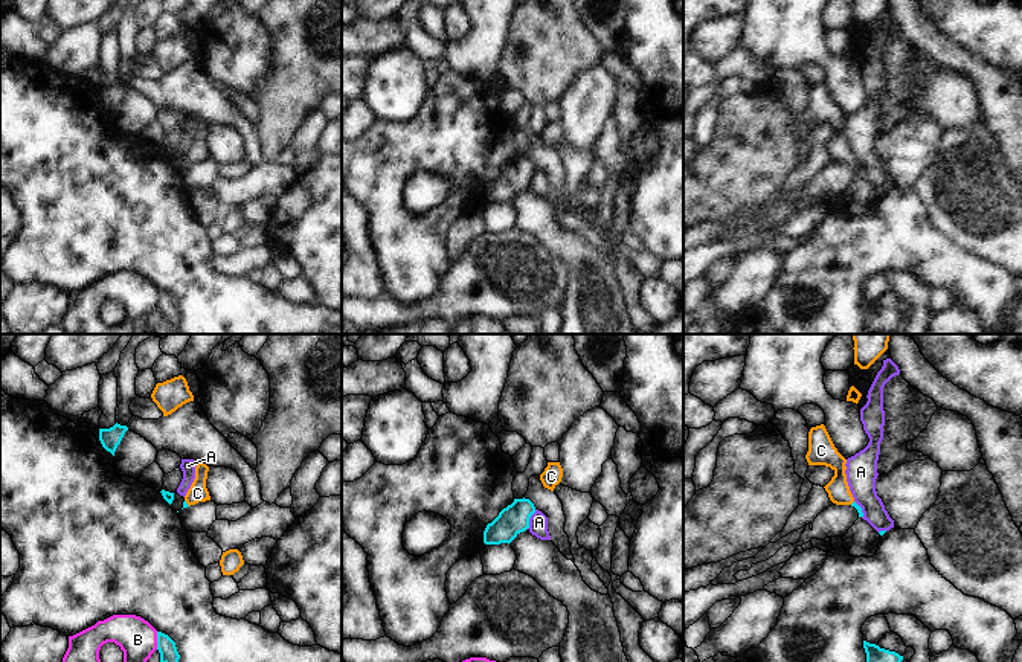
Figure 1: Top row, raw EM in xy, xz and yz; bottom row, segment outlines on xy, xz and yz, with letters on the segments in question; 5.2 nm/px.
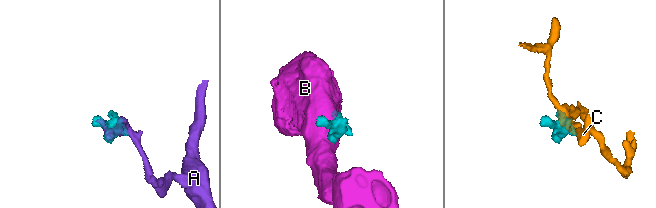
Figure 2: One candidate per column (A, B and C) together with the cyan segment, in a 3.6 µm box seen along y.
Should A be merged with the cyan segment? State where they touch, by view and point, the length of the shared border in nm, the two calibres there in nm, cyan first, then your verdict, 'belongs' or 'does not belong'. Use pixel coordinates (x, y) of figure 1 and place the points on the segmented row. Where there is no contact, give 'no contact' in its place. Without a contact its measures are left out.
contact xz (530, 517); length 120 nm; calibres 160 and 100 nm; does not belong

